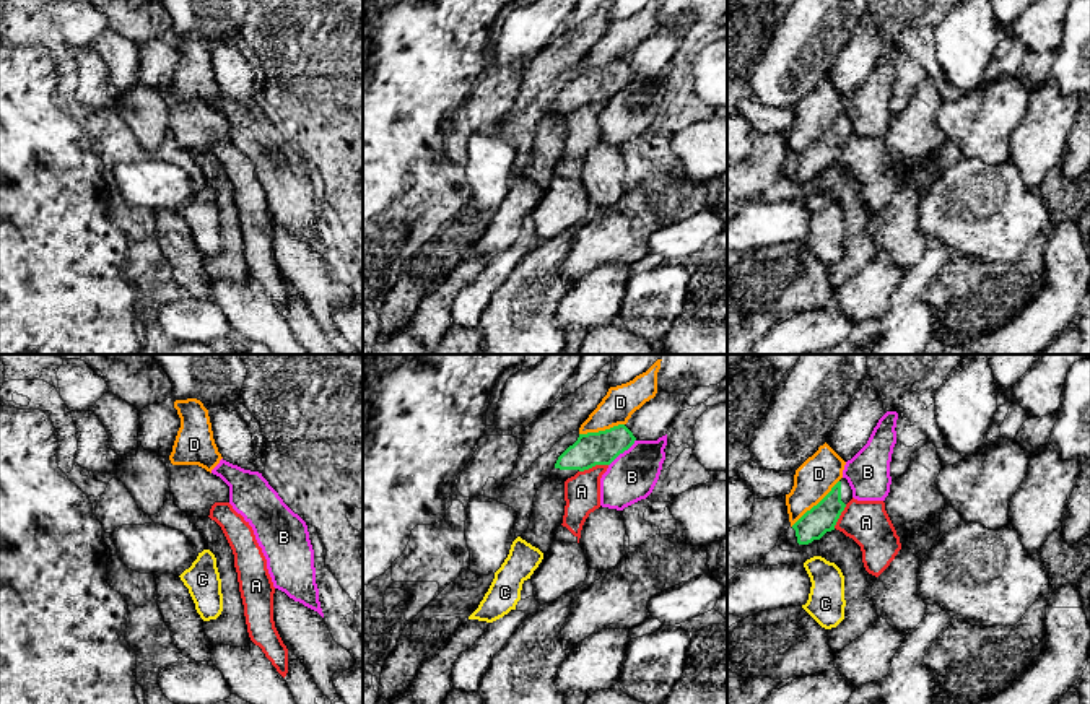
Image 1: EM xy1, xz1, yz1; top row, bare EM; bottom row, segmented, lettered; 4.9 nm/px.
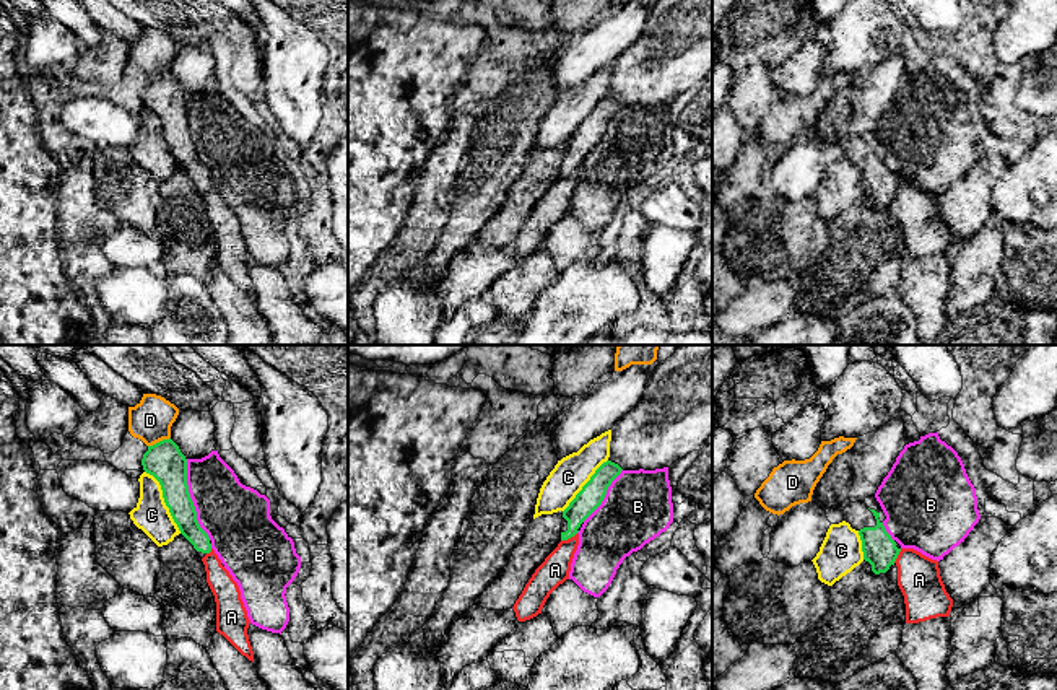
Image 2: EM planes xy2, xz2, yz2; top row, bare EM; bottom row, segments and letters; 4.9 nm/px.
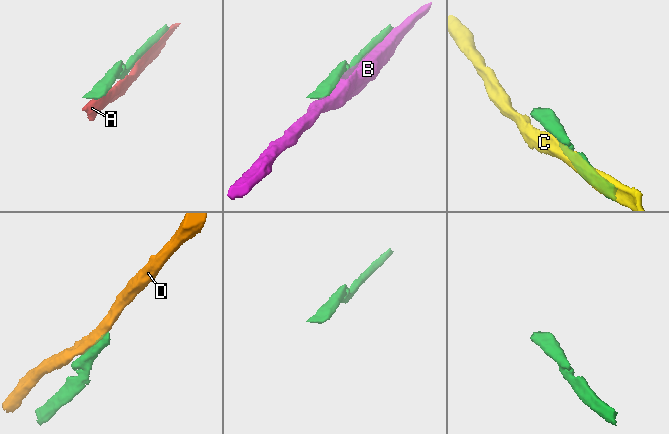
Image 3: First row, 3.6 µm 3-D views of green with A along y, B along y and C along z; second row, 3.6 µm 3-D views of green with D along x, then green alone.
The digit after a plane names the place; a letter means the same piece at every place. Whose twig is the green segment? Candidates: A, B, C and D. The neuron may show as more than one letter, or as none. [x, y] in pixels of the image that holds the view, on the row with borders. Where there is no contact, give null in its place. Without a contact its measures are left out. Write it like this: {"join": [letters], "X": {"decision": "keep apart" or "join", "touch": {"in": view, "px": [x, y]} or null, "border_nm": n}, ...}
{"join": [], "A": {"decision": "keep apart", "touch": {"in": "xz1", "px": [592, 465]}, "border_nm": 150}, "B": {"decision": "keep apart", "touch": {"in": "xy2", "px": [191, 500]}, "border_nm": 420}, "C": {"decision": "keep apart", "touch": {"in": "xy2", "px": [165, 502]}, "border_nm": 360}, "D": {"decision": "keep apart", "touch": {"in": "yz1", "px": [817, 504]}, "border_nm": 340}}

